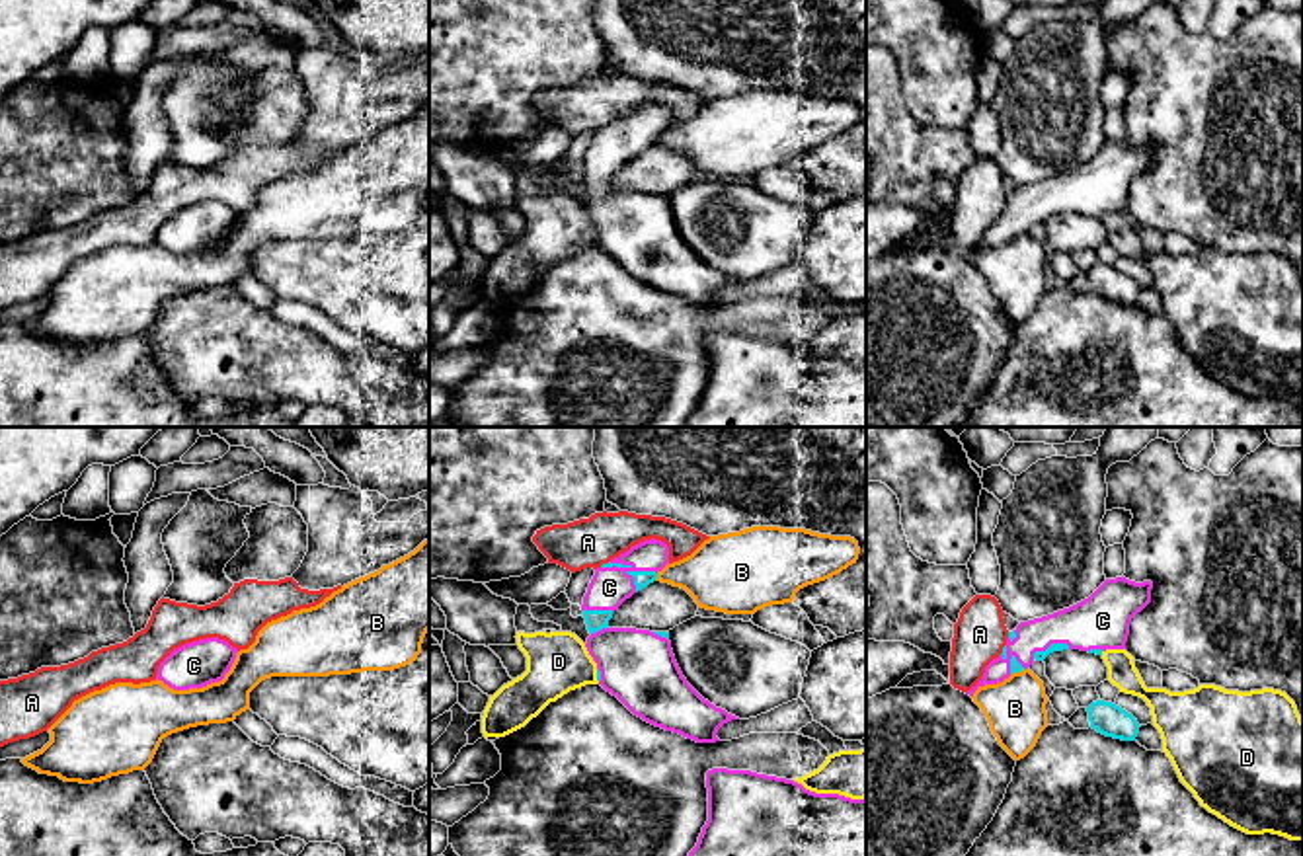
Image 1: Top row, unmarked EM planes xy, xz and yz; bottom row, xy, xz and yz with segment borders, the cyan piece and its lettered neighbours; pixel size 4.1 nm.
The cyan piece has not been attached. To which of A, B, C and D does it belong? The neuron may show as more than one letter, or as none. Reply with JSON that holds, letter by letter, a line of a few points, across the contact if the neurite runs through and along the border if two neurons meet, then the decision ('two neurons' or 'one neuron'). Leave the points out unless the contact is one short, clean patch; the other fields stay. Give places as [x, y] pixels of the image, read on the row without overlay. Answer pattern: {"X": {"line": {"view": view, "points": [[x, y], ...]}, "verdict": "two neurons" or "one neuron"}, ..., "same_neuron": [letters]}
{"A": {"line": {"view": "xz", "points": [[609, 123], [599, 129]]}, "verdict": "two neurons"}, "B": {"line": {"view": "xz", "points": [[658, 137], [654, 143]]}, "verdict": "two neurons"}, "C": {"verdict": "one neuron"}, "D": {"line": {"view": "xz", "points": [[595, 233], [597, 244]]}, "verdict": "two neurons"}, "same_neuron": ["C"]}

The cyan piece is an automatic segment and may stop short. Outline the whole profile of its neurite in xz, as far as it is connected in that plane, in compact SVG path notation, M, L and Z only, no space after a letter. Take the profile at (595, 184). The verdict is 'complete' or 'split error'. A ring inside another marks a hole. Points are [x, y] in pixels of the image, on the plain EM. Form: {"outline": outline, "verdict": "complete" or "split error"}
{"outline": "M652 101L632 109L628 115L595 133L581 168L591 197L585 211L597 226L599 248L616 259L634 279L696 306L716 306L720 304L716 300L718 292L739 281L716 271L687 246L675 224L669 197L609 189L612 175L634 156L653 146L667 127L669 109Z", "verdict": "split error"}

